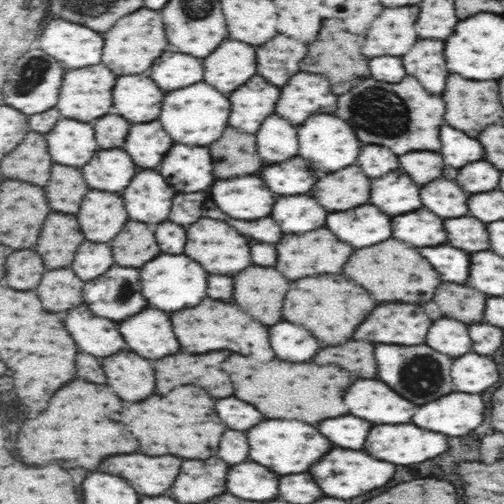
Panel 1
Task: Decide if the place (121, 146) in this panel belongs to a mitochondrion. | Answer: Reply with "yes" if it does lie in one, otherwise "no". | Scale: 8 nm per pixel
no

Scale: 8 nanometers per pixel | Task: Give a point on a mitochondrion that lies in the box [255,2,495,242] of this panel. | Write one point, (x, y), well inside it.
(379, 113)

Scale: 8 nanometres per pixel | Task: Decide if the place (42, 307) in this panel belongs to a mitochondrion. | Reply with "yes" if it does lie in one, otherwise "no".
no

